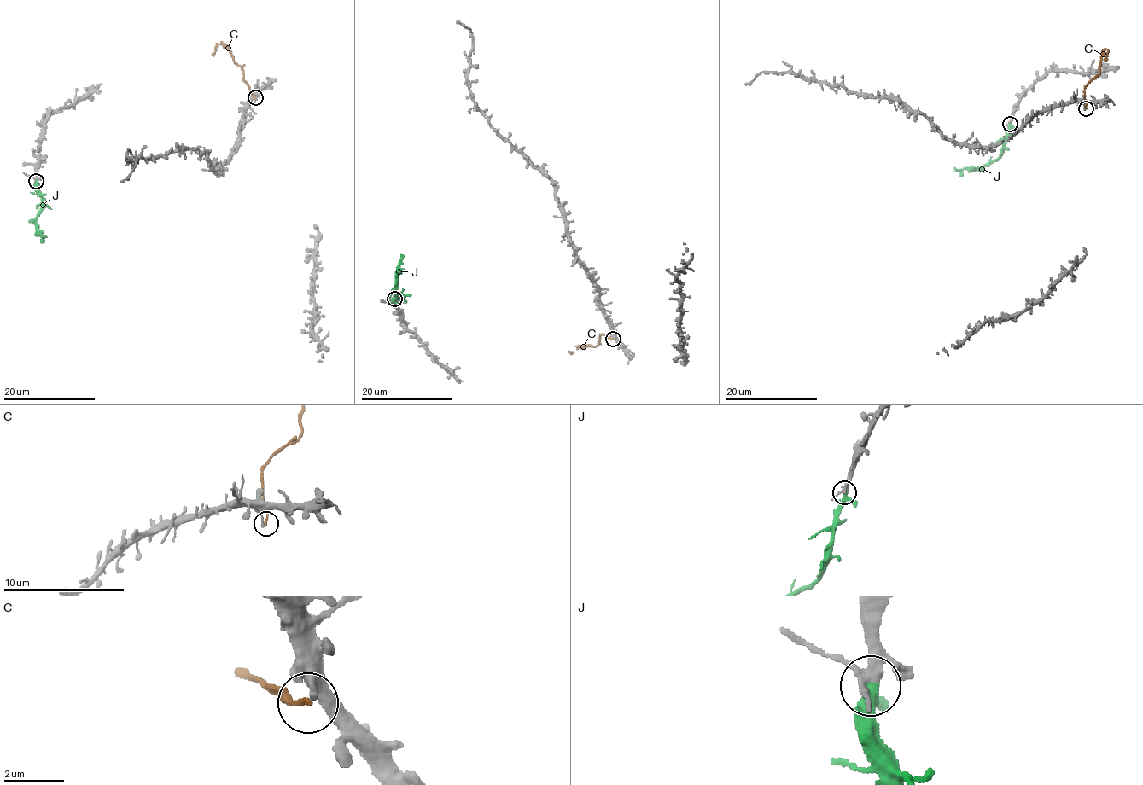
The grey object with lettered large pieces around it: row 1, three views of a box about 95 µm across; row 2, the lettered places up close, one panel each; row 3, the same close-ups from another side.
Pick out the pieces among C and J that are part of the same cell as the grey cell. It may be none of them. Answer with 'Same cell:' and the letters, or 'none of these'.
Same cell: J

